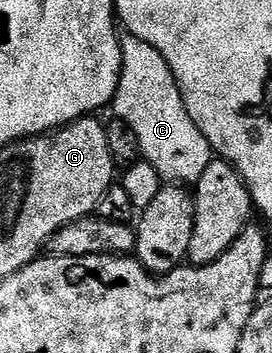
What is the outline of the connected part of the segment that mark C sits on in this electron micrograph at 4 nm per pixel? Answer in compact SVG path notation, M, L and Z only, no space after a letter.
M125 32L120 35L121 40L121 75L119 76L119 88L111 103L112 113L122 118L135 132L139 140L141 158L159 172L162 183L165 184L196 184L199 176L207 172L207 164L215 160L211 144L207 144L207 136L199 132L195 120L191 120L191 112L183 104L183 96L179 92L179 84L163 56L151 48L151 44L143 44L135 35Z

